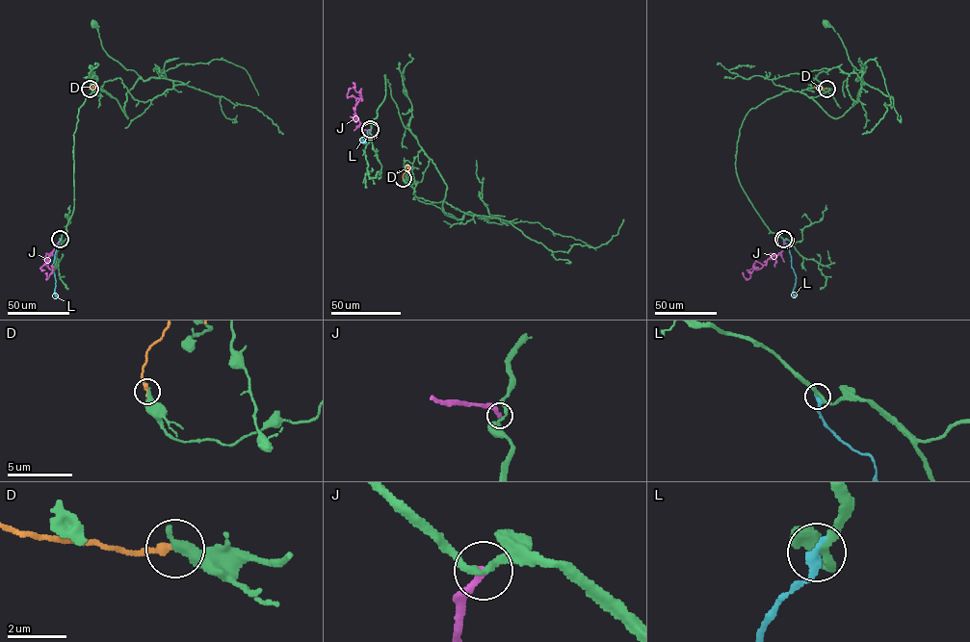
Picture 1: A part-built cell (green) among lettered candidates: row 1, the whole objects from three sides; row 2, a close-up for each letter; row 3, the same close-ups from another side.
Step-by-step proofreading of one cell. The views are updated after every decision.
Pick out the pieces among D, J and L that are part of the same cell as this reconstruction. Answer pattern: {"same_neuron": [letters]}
{"same_neuron": []}

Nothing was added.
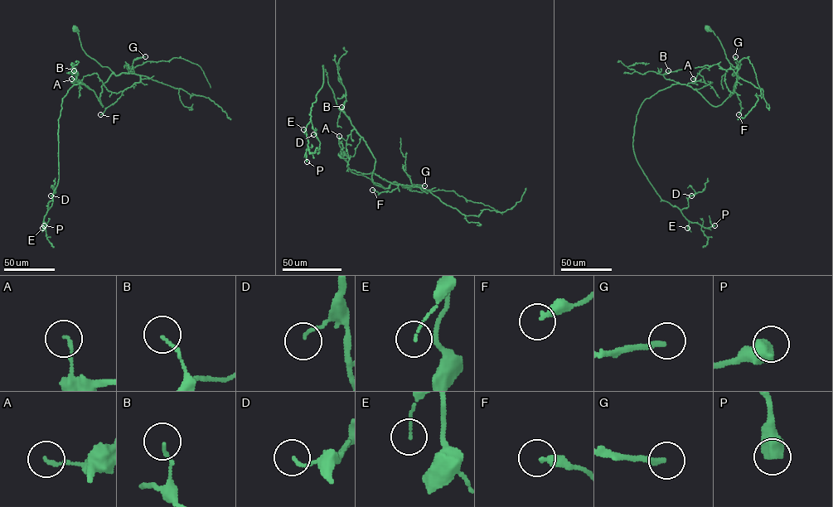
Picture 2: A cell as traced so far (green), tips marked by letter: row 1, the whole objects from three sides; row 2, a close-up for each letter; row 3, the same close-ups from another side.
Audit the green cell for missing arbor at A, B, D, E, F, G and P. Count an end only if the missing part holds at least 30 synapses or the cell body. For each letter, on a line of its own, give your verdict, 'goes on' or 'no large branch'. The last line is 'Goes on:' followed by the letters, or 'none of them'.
A: no large branch
B: no large branch
D: no large branch
E: no large branch
F: no large branch
G: goes on
P: goes on
Goes on: G, P

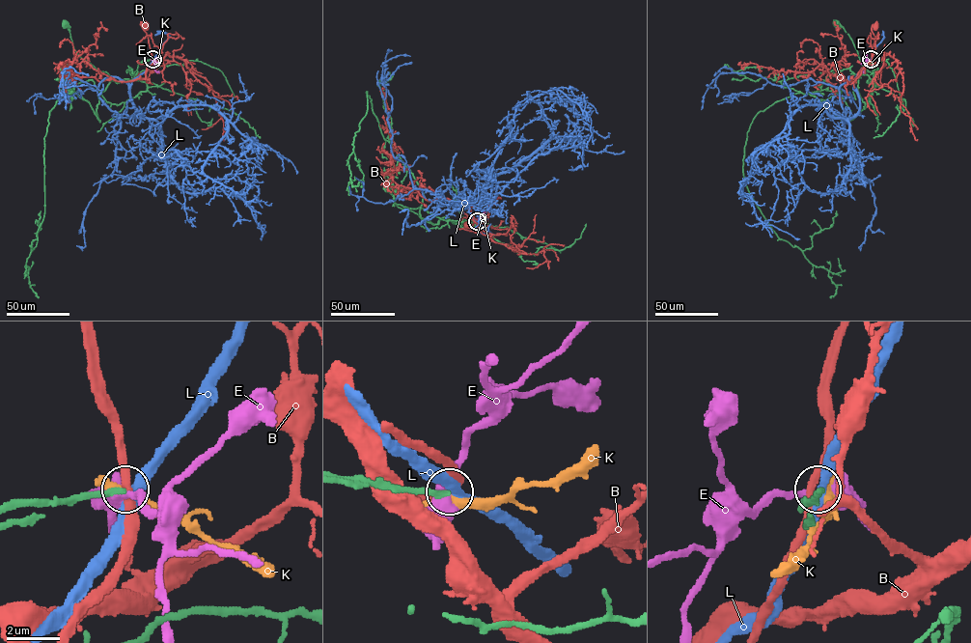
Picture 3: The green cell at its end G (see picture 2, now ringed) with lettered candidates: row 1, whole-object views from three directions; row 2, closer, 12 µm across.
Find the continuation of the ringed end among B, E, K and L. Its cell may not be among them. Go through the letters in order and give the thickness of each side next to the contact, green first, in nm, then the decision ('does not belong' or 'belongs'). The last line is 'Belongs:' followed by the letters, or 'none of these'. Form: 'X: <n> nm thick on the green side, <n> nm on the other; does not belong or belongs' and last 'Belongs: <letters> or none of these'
B: 240 nm thick on the green side, 280 nm on the other; does not belong
E: 280 nm thick on the green side, 550 nm on the other; does not belong
K: 240 nm thick on the green side, 480 nm on the other; does not belong
L: 240 nm thick on the green side, 360 nm on the other; does not belong
Belongs: none of these

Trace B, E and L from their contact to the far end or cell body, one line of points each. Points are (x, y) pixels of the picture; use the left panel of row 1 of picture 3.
B: (152, 59), (148, 37), (142, 28), (145, 25)
E: (152, 59), (154, 69), (159, 72)
L: (152, 59), (131, 84), (133, 107), (155, 119), (208, 104), (223, 117), (203, 172), (265, 225), (262, 238)

